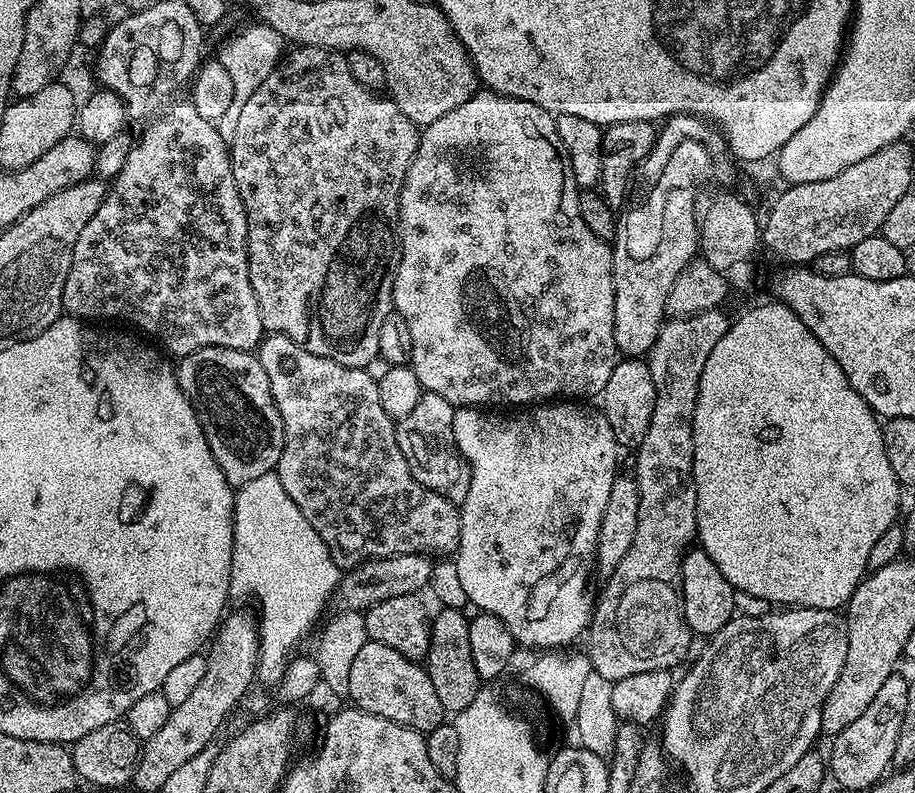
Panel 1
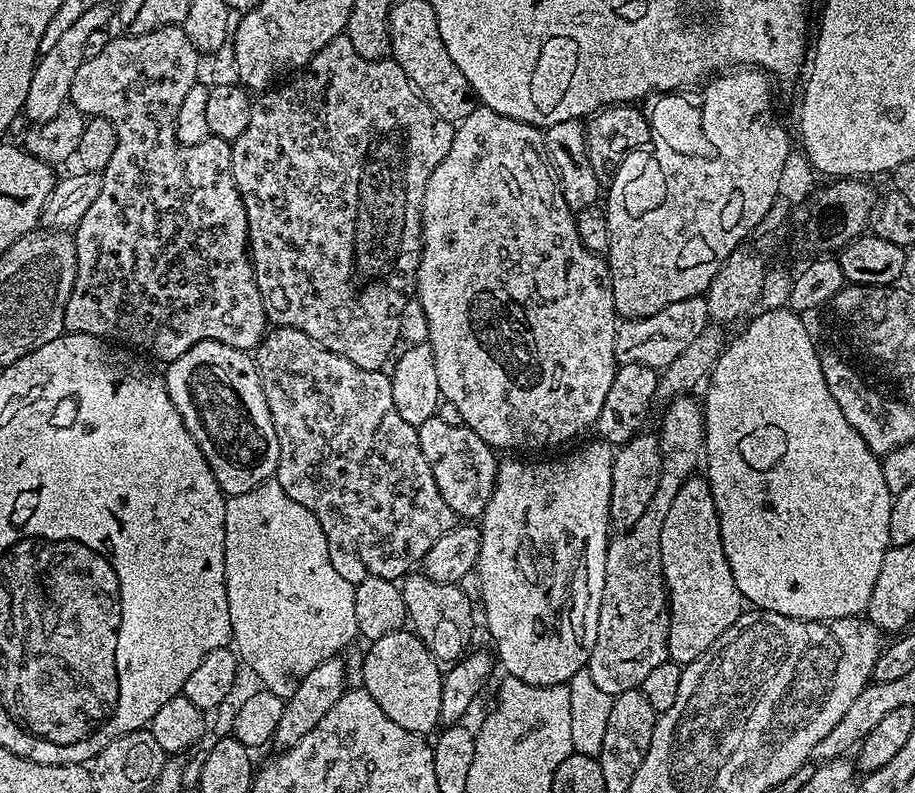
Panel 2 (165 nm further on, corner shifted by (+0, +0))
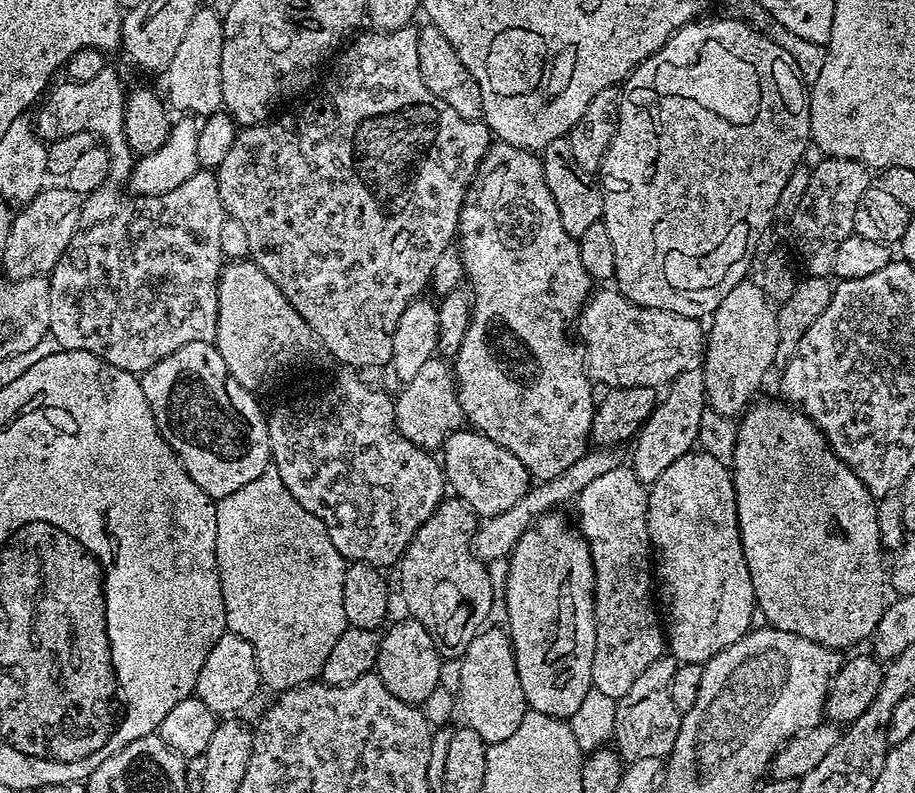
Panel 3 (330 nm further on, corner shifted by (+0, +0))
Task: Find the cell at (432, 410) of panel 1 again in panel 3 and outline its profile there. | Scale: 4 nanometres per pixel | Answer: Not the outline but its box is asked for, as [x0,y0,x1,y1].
[442,430,530,518]

